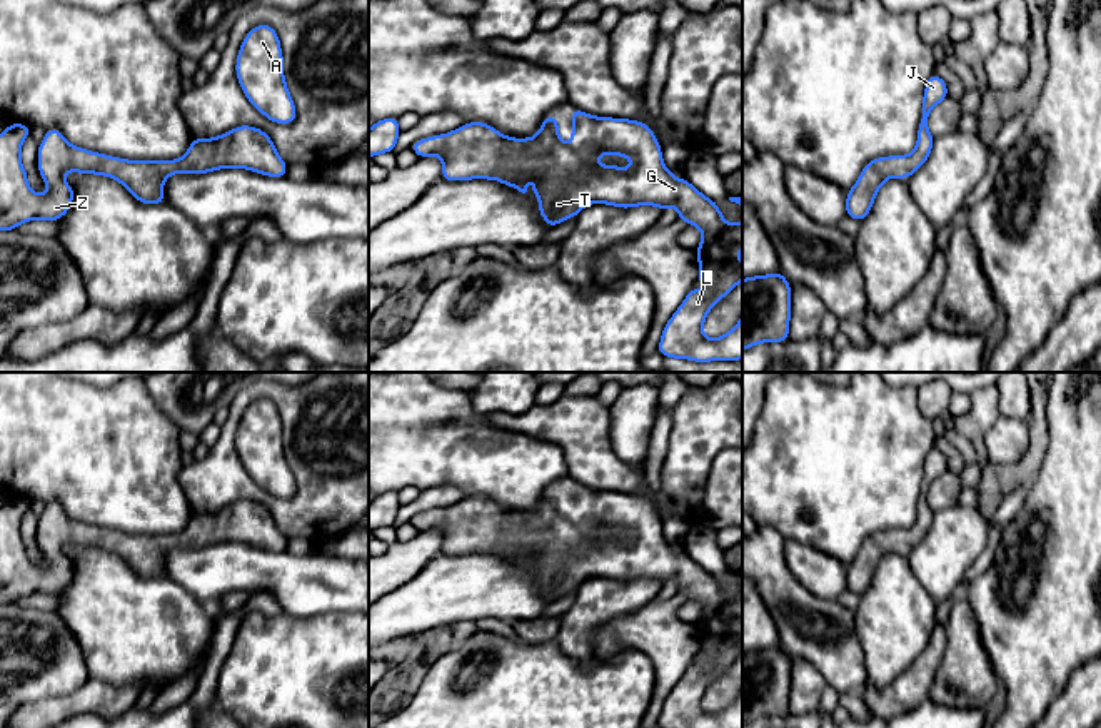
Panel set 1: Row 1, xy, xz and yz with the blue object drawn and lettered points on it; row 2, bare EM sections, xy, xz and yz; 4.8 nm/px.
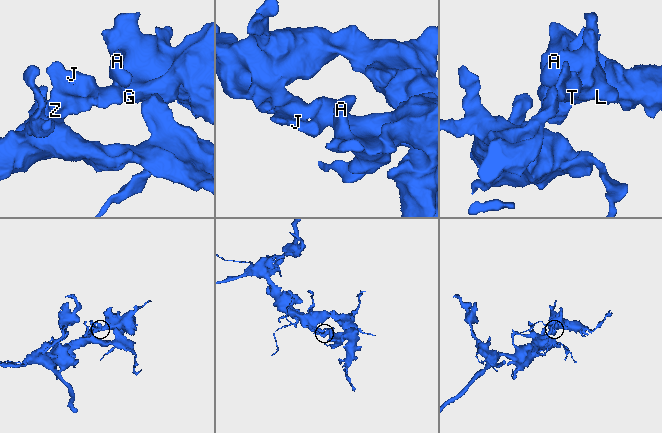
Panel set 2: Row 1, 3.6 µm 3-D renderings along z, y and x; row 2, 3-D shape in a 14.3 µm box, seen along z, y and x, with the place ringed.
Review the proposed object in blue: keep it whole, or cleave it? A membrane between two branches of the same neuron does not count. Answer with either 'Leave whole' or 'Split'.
Leave whole

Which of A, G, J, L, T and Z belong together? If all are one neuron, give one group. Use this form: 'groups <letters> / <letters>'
groups A G J L T Z

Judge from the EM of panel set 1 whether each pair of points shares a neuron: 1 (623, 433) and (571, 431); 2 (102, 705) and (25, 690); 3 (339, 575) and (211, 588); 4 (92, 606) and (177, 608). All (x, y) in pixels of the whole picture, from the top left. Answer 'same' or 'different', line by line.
1: different
2: different
3: same
4: same

